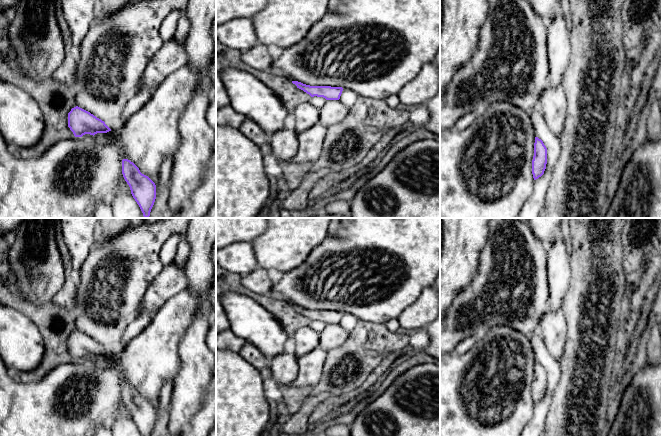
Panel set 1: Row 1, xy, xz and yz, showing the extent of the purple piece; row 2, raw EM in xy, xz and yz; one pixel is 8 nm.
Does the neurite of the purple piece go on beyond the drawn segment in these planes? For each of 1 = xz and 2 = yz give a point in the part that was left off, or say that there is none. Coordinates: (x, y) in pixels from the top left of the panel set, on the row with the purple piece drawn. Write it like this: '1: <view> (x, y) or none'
1: none
2: none

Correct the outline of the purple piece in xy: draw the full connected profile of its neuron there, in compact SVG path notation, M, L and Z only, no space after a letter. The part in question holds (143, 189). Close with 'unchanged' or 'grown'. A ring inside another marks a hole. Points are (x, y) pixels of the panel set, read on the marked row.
M122 160L122 174L143 216L148 218L156 199L156 185L130 160Z; unchanged

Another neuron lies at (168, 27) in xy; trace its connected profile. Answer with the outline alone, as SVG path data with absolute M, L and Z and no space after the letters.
M174 10L170 12L161 23L159 34L166 41L174 37L181 11Z

